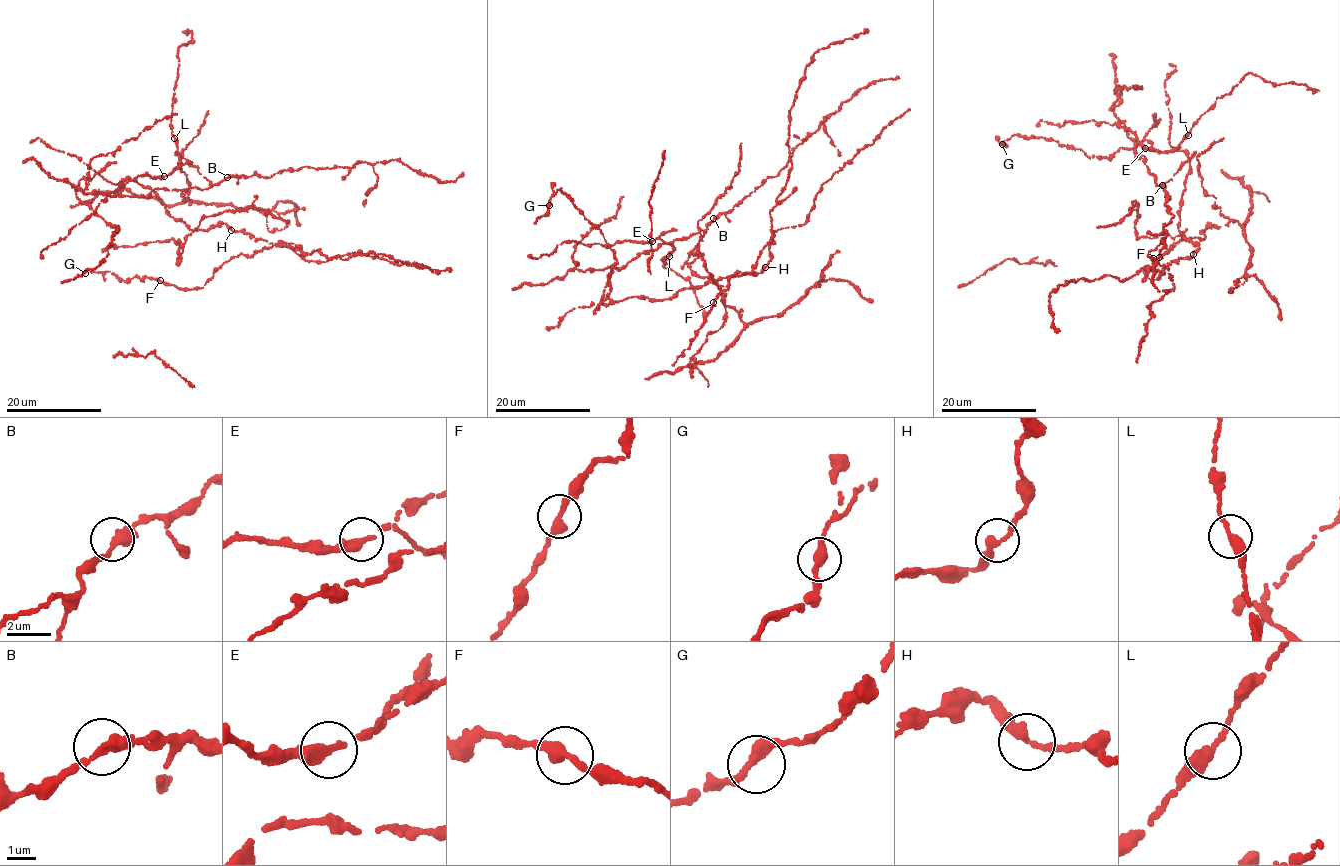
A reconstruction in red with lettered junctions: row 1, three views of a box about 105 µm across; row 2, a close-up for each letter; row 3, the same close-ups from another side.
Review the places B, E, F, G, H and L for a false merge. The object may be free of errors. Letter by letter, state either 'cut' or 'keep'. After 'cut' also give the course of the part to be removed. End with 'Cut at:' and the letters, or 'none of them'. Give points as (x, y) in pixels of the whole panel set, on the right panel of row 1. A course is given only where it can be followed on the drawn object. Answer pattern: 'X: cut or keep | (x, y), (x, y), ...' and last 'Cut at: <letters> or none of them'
B: keep
E: keep
F: keep
G: keep
H: keep
L: keep
Cut at: none of them

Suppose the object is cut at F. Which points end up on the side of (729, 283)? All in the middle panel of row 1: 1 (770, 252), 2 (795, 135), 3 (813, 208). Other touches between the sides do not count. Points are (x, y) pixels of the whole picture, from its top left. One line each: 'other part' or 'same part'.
1: other part
2: other part
3: other part

